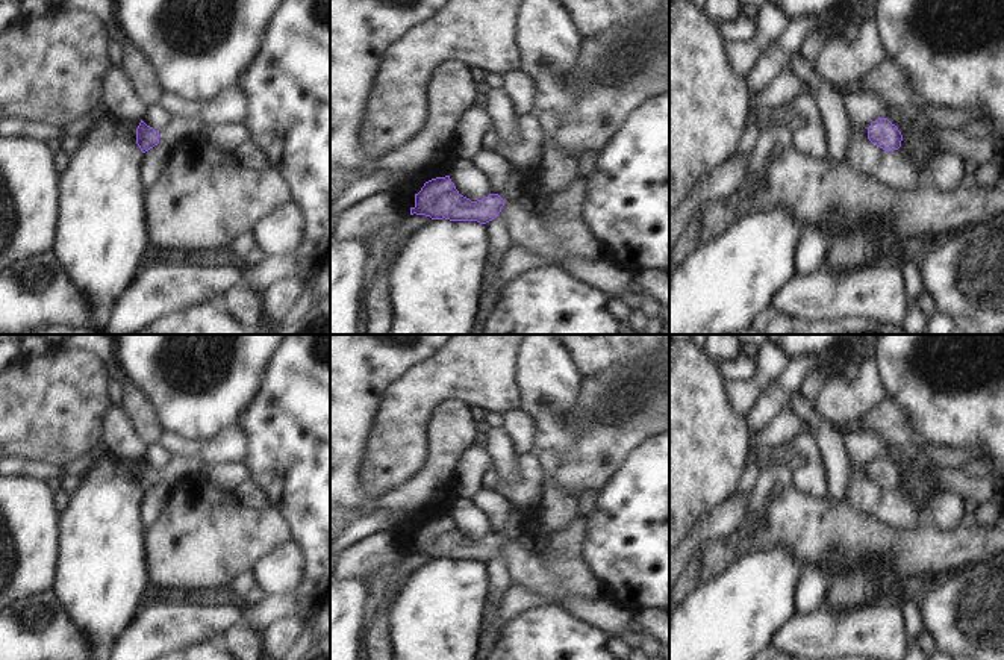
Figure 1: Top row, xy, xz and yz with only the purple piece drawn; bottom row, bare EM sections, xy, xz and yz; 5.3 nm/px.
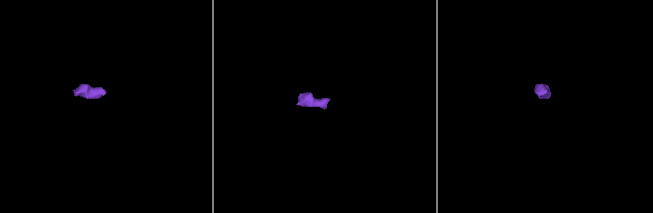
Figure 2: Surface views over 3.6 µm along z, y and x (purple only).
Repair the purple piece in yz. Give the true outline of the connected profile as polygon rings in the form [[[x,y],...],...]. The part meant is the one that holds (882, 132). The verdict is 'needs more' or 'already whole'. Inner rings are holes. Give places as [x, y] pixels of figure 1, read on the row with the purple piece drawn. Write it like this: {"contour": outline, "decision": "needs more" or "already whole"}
{"contour": [[[878,118],[868,127],[868,139],[886,151],[893,151],[901,147],[903,135],[887,118]]], "decision": "already whole"}

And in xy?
{"contour": [[[176,115],[170,120],[165,129],[154,130],[153,127],[147,126],[142,120],[136,129],[136,144],[139,145],[141,151],[145,153],[159,142],[164,142],[170,148],[174,148],[180,142],[186,139],[194,139],[201,136],[201,118],[183,118]]], "decision": "needs more"}

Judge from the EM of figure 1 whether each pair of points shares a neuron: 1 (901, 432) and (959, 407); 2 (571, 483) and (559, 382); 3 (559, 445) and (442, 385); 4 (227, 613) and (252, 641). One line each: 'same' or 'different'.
1: different
2: different
3: different
4: different

